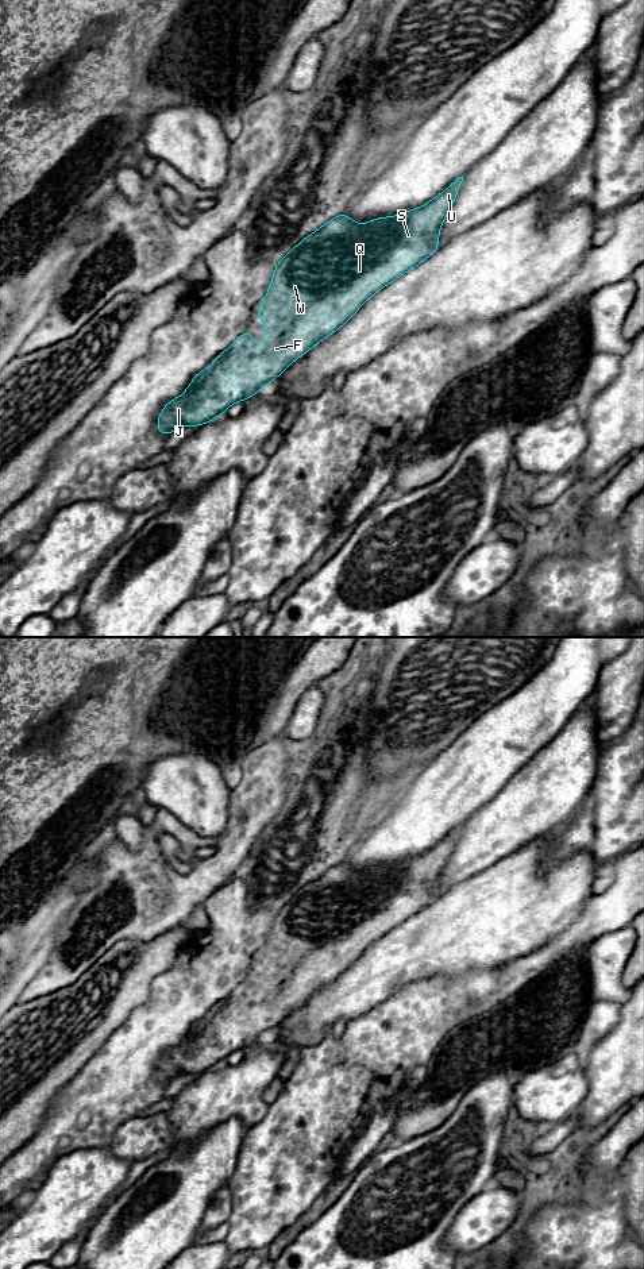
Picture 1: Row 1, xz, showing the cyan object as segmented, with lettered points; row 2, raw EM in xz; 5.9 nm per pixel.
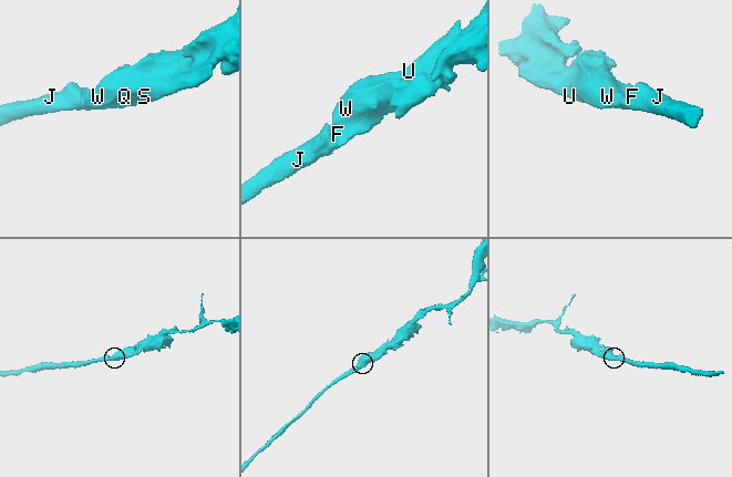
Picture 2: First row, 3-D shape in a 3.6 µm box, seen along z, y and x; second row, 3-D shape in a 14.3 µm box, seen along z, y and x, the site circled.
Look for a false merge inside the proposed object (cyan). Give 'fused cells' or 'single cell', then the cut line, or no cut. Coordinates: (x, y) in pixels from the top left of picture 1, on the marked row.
single cell | no cut

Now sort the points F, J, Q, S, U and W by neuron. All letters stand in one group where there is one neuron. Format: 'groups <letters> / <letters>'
groups F J Q S U W

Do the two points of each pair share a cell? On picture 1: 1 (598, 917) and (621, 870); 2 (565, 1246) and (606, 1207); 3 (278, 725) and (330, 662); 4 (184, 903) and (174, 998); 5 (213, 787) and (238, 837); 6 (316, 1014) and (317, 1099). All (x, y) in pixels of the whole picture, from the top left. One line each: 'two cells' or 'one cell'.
1: one cell
2: one cell
3: one cell
4: two cells
5: two cells
6: two cells

